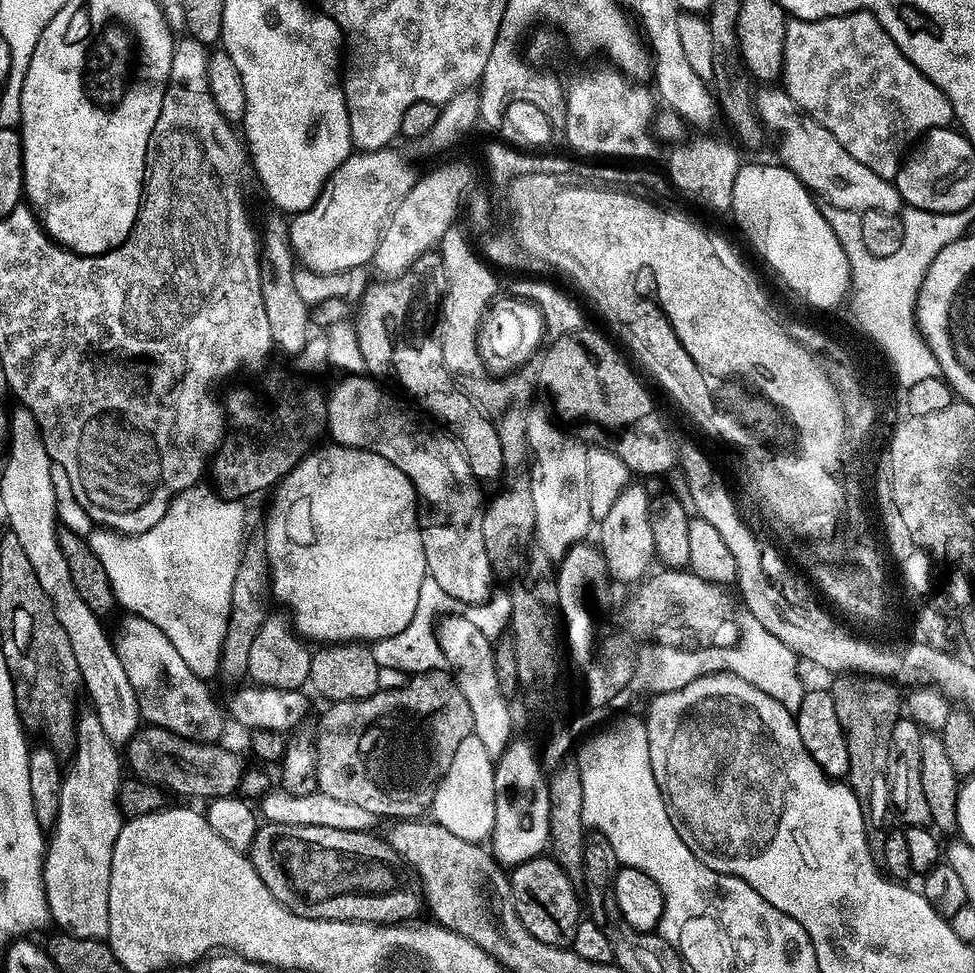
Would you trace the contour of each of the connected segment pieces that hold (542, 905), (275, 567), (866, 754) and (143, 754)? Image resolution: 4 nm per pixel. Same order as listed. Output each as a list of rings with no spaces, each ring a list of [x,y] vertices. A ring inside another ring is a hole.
[[[545,854],[517,866],[510,879],[514,906],[518,910],[518,918],[522,918],[522,926],[526,926],[538,942],[546,942],[546,946],[571,949],[582,921],[582,896],[576,893],[576,884],[566,870],[551,855]]]
[[[331,446],[331,447],[332,447],[332,448],[324,448],[324,449],[322,449],[322,450],[321,450],[321,452],[316,452],[316,451],[313,451],[313,452],[312,452],[312,453],[311,453],[311,454],[309,454],[309,455],[307,455],[307,456],[305,456],[305,457],[304,457],[304,459],[303,459],[303,460],[301,460],[301,461],[300,461],[300,463],[299,463],[299,464],[297,464],[297,465],[296,465],[296,468],[295,468],[295,469],[294,469],[294,471],[293,471],[293,472],[292,472],[292,473],[290,473],[290,474],[289,474],[289,475],[288,475],[288,476],[286,476],[286,477],[284,477],[284,479],[283,479],[283,480],[281,480],[281,481],[280,481],[280,483],[279,483],[279,485],[278,485],[278,487],[277,487],[277,488],[276,488],[276,489],[275,489],[275,492],[274,492],[274,495],[276,495],[276,501],[274,501],[274,502],[273,502],[273,504],[272,504],[272,509],[270,509],[270,510],[269,510],[269,512],[268,512],[268,528],[267,528],[267,527],[266,527],[266,535],[267,535],[267,538],[268,538],[268,556],[269,556],[269,562],[270,562],[270,564],[271,564],[271,589],[270,589],[270,592],[271,592],[271,595],[272,595],[272,596],[273,596],[273,597],[274,597],[274,600],[275,600],[275,595],[276,595],[276,600],[277,600],[277,602],[278,602],[278,603],[280,603],[280,604],[285,604],[285,606],[286,606],[286,607],[288,607],[288,608],[289,608],[289,610],[288,610],[288,609],[287,609],[287,611],[288,611],[288,612],[289,612],[289,613],[290,613],[290,616],[291,616],[291,619],[292,619],[292,620],[293,620],[293,621],[294,621],[294,627],[295,627],[295,629],[296,629],[296,631],[297,631],[297,633],[299,633],[299,635],[301,635],[301,636],[303,636],[303,637],[304,637],[304,639],[305,639],[305,641],[308,641],[308,642],[313,642],[313,641],[312,641],[312,640],[317,640],[317,641],[316,641],[316,642],[315,642],[315,643],[316,643],[316,644],[317,644],[317,645],[320,645],[320,646],[331,646],[331,645],[334,645],[334,644],[354,644],[354,643],[357,643],[357,642],[379,642],[379,641],[381,641],[381,640],[389,640],[389,639],[390,639],[390,638],[394,638],[394,637],[395,637],[395,636],[397,636],[397,635],[398,635],[398,634],[402,634],[402,633],[403,633],[403,632],[405,632],[405,631],[406,631],[406,629],[408,629],[408,627],[409,627],[409,626],[410,626],[410,622],[414,622],[414,618],[415,618],[415,614],[416,614],[416,613],[417,613],[417,612],[418,612],[418,602],[419,602],[419,601],[420,601],[420,595],[421,595],[421,594],[422,594],[422,590],[423,590],[423,589],[424,589],[424,585],[425,585],[425,583],[426,583],[426,581],[427,581],[427,580],[428,580],[428,579],[429,579],[429,574],[428,574],[428,563],[427,563],[427,562],[426,562],[426,550],[425,550],[425,549],[424,549],[424,528],[423,528],[423,527],[422,527],[422,523],[421,523],[421,524],[420,524],[420,512],[419,512],[419,510],[418,510],[418,509],[416,509],[416,504],[417,504],[417,505],[418,505],[418,497],[417,497],[417,495],[416,495],[416,487],[414,487],[414,486],[413,486],[413,485],[412,485],[412,480],[411,480],[411,479],[410,479],[410,478],[406,478],[406,474],[402,474],[402,470],[398,470],[398,466],[394,466],[394,465],[393,465],[393,464],[391,464],[391,463],[390,463],[390,462],[389,462],[389,460],[387,460],[387,459],[386,459],[386,458],[382,458],[382,457],[381,457],[381,456],[379,456],[379,455],[378,455],[378,454],[374,454],[374,453],[373,453],[373,452],[368,452],[368,451],[366,451],[366,450],[365,450],[365,449],[364,449],[364,448],[345,448],[345,447],[343,447],[343,446]]]
[[[841,675],[830,688],[838,722],[846,734],[846,746],[850,746],[850,770],[846,780],[856,797],[862,802],[876,791],[887,789],[890,770],[890,737],[894,726],[902,719],[901,689],[891,680],[876,676]]]
[[[144,726],[127,745],[126,764],[133,777],[146,783],[160,785],[169,793],[177,792],[180,796],[193,796],[196,800],[211,802],[223,796],[236,796],[246,771],[243,758],[223,746],[220,742],[203,743],[196,738],[179,736],[168,729]]]

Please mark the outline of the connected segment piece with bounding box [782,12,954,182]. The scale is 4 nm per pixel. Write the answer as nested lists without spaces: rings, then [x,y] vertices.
[[[868,12],[818,22],[789,19],[782,88],[801,111],[830,130],[858,162],[868,166],[878,178],[891,182],[895,181],[901,164],[917,141],[936,128],[949,127],[954,120],[952,104],[943,90],[909,62],[878,18]]]

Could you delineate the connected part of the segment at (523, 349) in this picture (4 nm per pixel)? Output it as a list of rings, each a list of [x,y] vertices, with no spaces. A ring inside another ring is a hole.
[[[514,294],[513,296],[499,295],[490,305],[490,309],[485,314],[479,330],[478,344],[484,364],[496,376],[517,373],[520,369],[523,369],[520,367],[530,361],[533,355],[534,358],[539,353],[538,348],[540,346],[541,348],[543,347],[545,343],[544,336],[546,337],[547,332],[544,315],[529,300],[525,300],[524,297]]]

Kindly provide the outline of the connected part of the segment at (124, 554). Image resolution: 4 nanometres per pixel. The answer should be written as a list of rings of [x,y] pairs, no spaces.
[[[197,486],[191,488],[176,497],[162,522],[159,523],[158,526],[154,526],[153,530],[147,531],[146,534],[126,536],[123,533],[113,532],[111,529],[98,528],[89,536],[88,541],[91,549],[95,552],[95,556],[99,558],[99,561],[102,562],[102,566],[105,567],[106,574],[110,576],[112,588],[115,590],[119,605],[122,608],[128,608],[127,611],[130,611],[133,615],[141,616],[158,626],[158,628],[168,636],[176,649],[180,651],[182,659],[187,662],[190,670],[200,678],[210,680],[214,674],[216,676],[219,673],[220,669],[220,661],[222,660],[225,638],[229,630],[229,620],[231,620],[231,611],[233,609],[233,590],[238,570],[244,556],[245,544],[248,539],[248,531],[246,532],[248,518],[244,508],[246,506],[241,501],[231,501],[221,496],[215,489],[204,487],[205,486]]]

